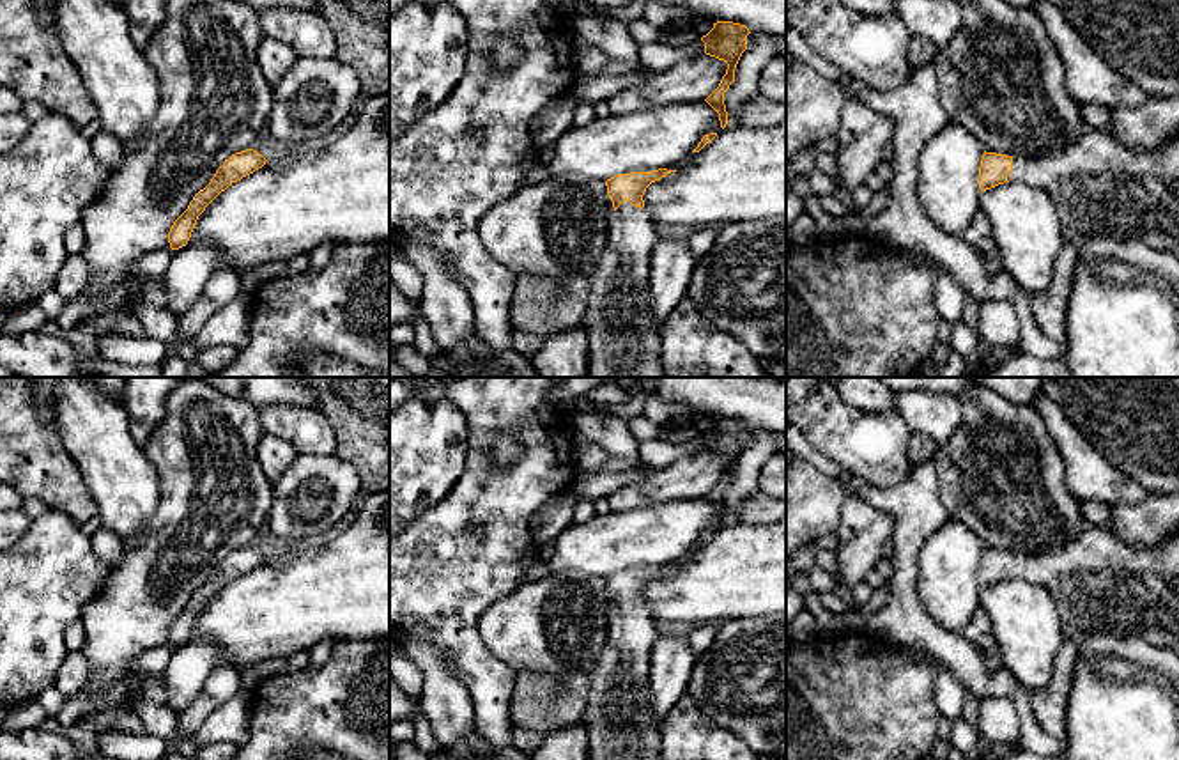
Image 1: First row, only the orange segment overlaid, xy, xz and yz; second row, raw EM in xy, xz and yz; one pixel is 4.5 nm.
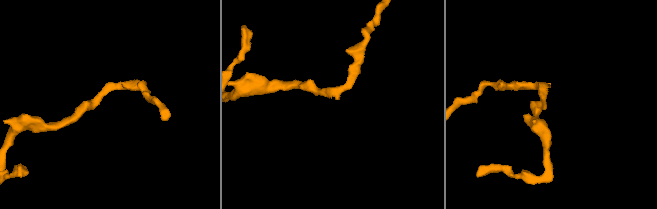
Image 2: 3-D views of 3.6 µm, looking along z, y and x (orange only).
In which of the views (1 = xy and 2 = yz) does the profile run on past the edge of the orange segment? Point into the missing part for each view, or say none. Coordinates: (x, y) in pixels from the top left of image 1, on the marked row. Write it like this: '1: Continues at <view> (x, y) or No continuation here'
1: No continuation here
2: Continues at yz (1098, 186)

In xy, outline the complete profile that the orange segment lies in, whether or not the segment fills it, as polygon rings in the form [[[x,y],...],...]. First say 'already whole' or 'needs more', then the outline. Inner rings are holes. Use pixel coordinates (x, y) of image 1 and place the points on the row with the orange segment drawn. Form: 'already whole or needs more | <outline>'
already whole | [[[253,149],[235,152],[228,159],[225,159],[225,163],[216,170],[211,182],[193,197],[188,209],[170,227],[170,248],[179,250],[186,246],[195,229],[195,223],[198,216],[205,211],[205,207],[232,182],[237,182],[243,177],[262,168],[266,161],[267,159]]]

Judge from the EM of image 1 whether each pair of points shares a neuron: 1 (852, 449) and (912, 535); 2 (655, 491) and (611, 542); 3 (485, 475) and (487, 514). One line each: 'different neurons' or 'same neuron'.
1: different neurons
2: different neurons
3: same neuron

